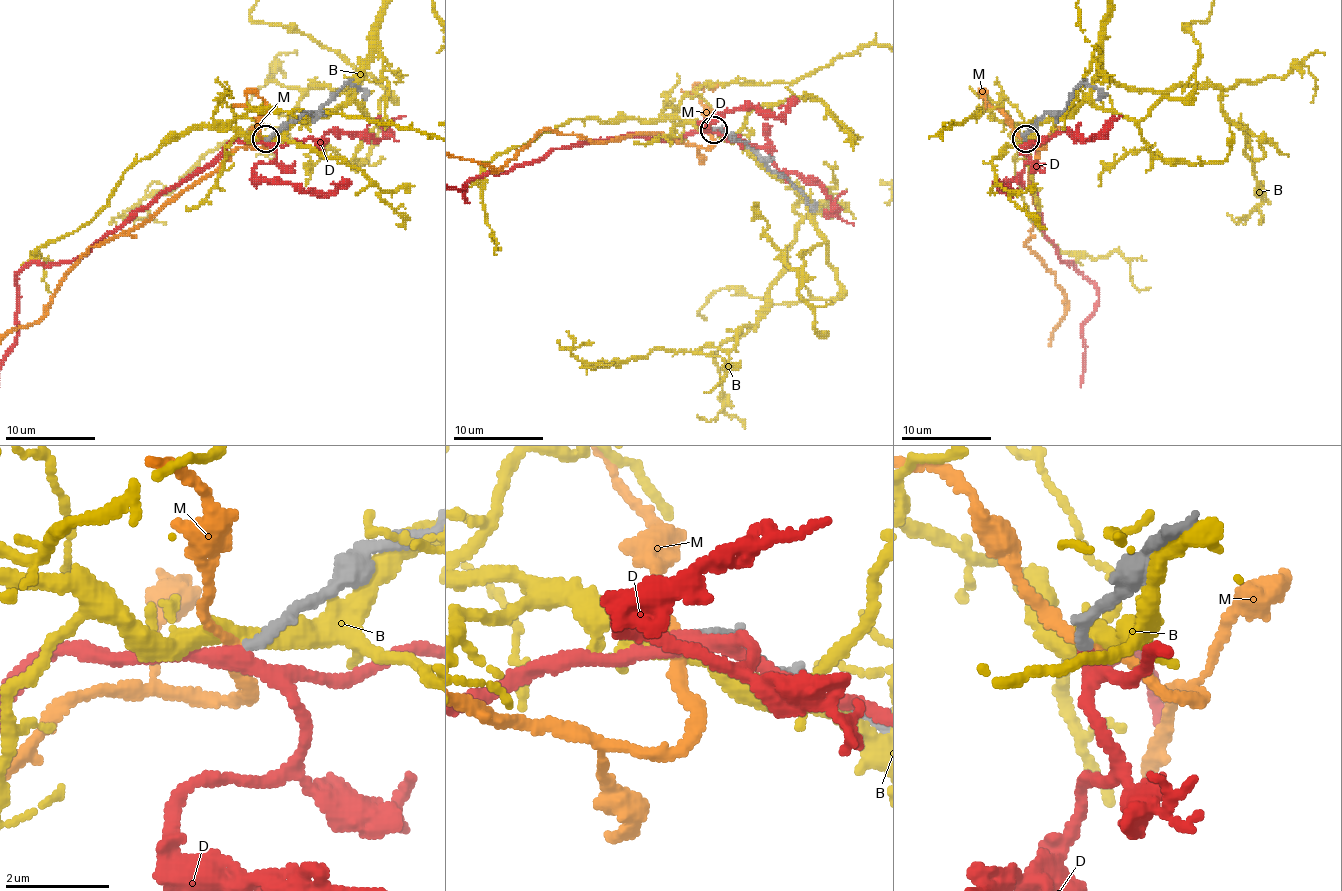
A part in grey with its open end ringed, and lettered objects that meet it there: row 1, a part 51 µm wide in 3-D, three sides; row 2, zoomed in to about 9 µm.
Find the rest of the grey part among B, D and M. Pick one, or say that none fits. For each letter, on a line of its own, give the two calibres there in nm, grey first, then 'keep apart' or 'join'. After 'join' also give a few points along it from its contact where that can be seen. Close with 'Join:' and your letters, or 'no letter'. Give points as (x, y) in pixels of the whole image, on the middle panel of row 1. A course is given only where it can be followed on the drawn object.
B: calibres 200 and 400 nm; keep apart
D: calibres 200 and 280 nm; keep apart
M: calibres 200 and 200 nm; join
Join: M

